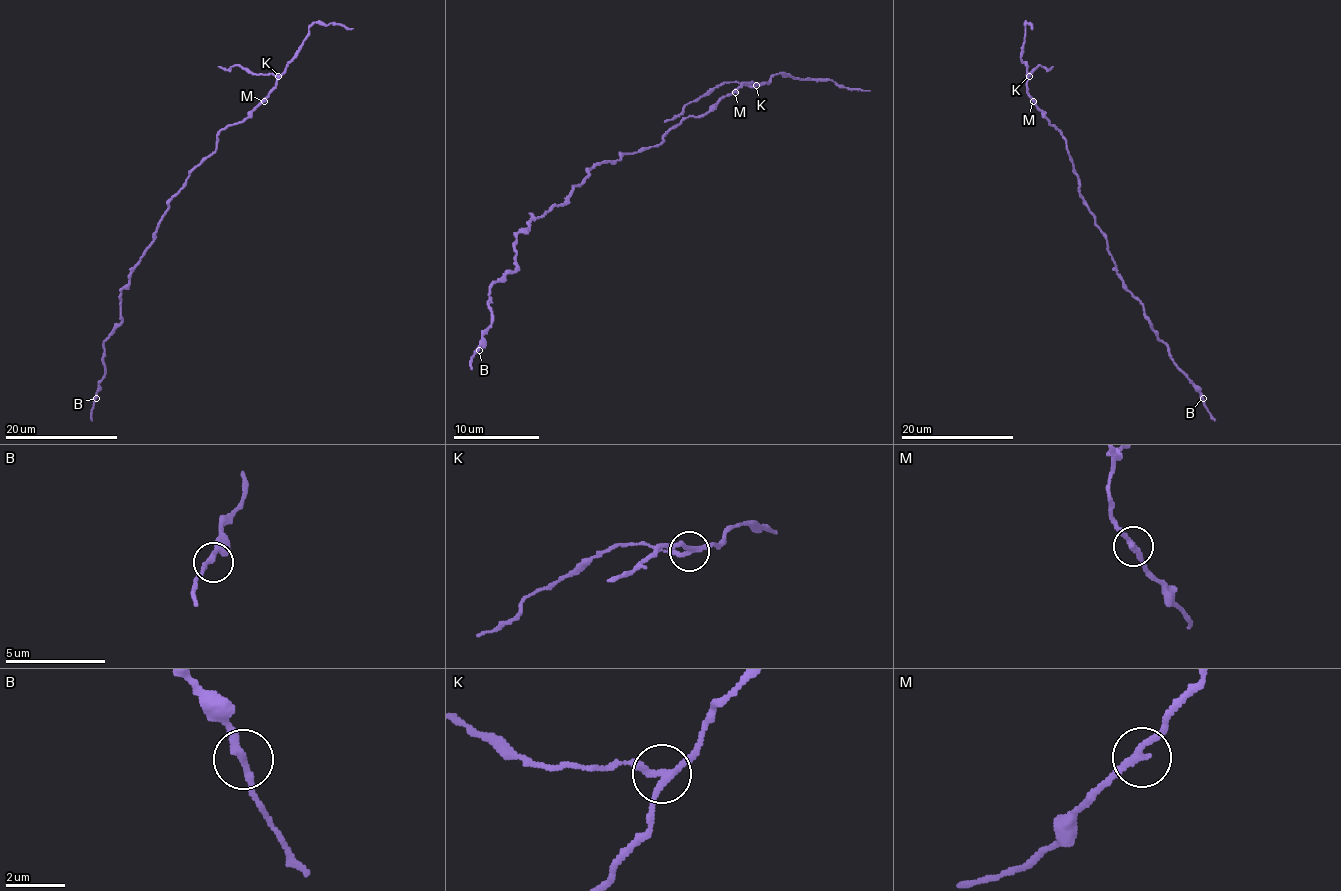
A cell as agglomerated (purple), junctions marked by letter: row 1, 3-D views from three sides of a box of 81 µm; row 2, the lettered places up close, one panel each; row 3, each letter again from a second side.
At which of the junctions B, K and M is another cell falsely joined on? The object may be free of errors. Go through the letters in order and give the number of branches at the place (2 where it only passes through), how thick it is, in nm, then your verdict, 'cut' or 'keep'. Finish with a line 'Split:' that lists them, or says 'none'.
B: branches 2; calibre 240 nm; keep
K: branches 3; calibre 200 nm; cut
M: branches 2; calibre 240 nm; keep
Split: K

